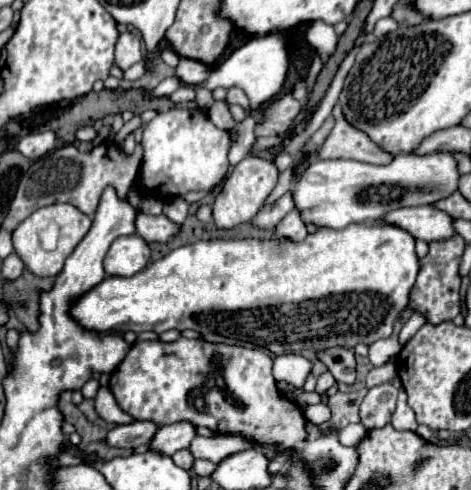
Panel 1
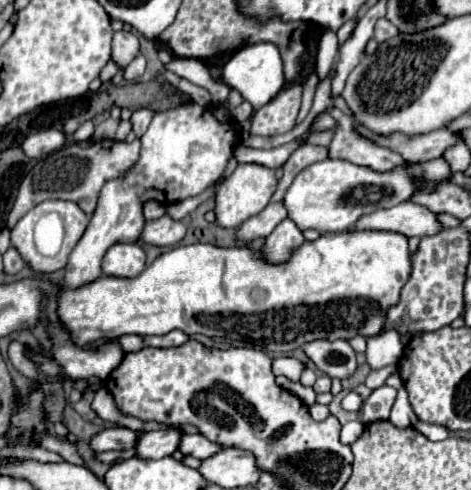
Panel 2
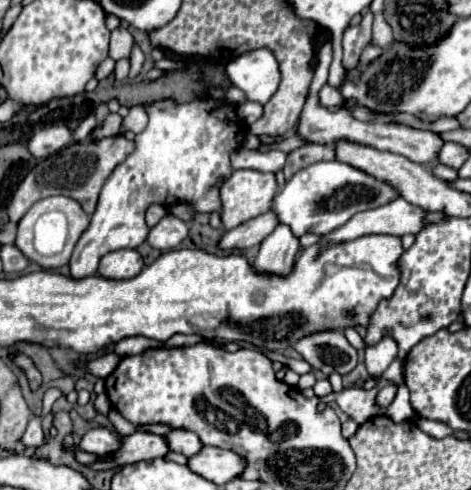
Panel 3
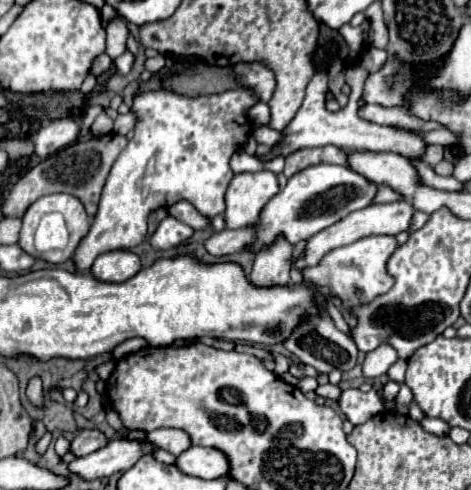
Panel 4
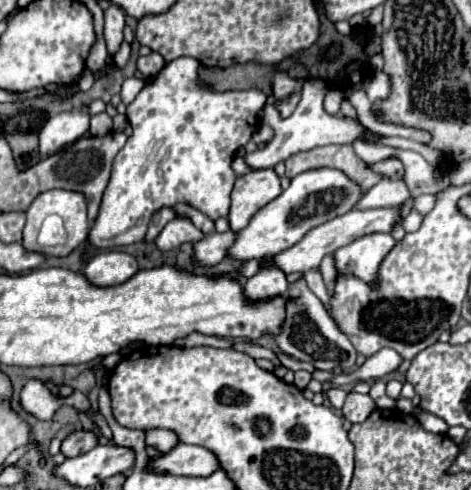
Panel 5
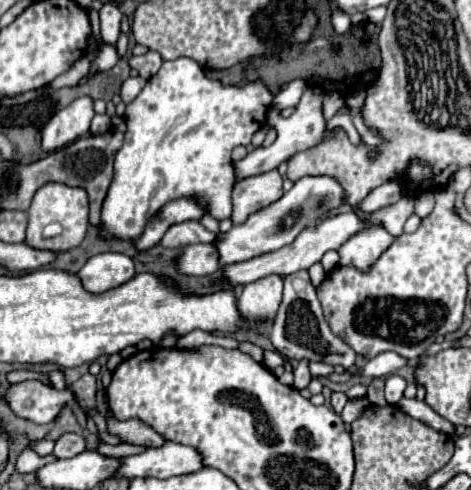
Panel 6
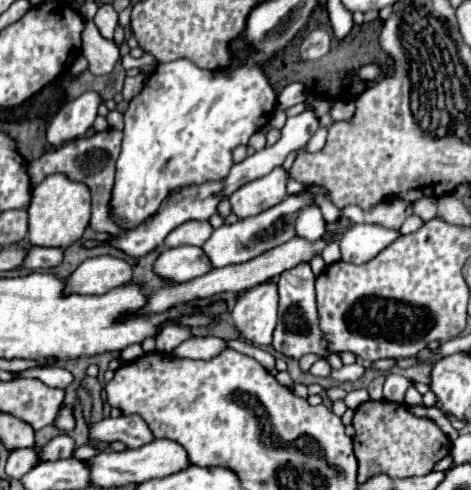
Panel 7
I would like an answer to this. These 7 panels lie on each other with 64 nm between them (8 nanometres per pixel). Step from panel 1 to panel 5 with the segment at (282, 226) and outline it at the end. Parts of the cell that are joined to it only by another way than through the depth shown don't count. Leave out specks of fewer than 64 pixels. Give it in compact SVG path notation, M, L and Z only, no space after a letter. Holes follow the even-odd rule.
M260 264L260 272L248 278L244 284L244 294L250 300L262 300L270 296L282 296L288 292L286 274L280 272L274 264Z

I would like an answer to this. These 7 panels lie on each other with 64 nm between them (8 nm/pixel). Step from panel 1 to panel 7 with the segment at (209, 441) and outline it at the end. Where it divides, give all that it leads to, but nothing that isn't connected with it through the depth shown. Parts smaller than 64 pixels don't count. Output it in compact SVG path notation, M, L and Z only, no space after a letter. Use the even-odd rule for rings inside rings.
M130 414L130 416L120 416L120 418L110 416L110 418L100 420L98 424L92 424L90 440L102 440L106 444L120 440L126 444L126 448L140 448L144 444L150 444L154 436L140 416Z

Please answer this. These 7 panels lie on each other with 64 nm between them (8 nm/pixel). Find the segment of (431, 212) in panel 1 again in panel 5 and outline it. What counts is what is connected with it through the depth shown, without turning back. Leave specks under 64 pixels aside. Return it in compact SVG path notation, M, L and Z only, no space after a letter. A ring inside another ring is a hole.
M390 206L390 208L374 208L374 210L350 210L344 216L336 216L334 220L310 230L298 244L294 244L292 248L276 254L272 258L272 262L284 270L286 274L290 272L308 272L312 268L318 268L322 258L332 254L336 248L342 248L350 242L354 242L356 238L364 236L364 234L374 234L374 232L386 232L390 234L392 228L396 224L402 222L402 208L400 206Z

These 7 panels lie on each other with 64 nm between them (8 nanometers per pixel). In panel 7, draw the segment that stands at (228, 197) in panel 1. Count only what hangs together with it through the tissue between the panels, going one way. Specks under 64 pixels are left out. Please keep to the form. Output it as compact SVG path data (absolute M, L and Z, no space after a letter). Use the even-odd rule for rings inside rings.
M274 168L270 174L240 186L230 196L230 204L232 212L242 220L272 208L274 204L282 202L284 196L286 196L286 172L282 168Z

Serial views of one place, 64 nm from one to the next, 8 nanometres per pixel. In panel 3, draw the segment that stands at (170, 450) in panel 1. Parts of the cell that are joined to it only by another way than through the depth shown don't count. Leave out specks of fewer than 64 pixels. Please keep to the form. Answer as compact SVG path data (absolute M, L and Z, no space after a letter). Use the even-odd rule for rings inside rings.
M134 432L126 438L122 438L122 448L118 452L114 452L114 460L96 462L90 466L98 468L98 470L106 470L106 468L114 468L118 464L124 466L124 464L132 464L132 462L140 462L140 460L162 458L168 452L170 452L170 448L168 448L168 440L164 440L164 436L150 434L150 432Z

